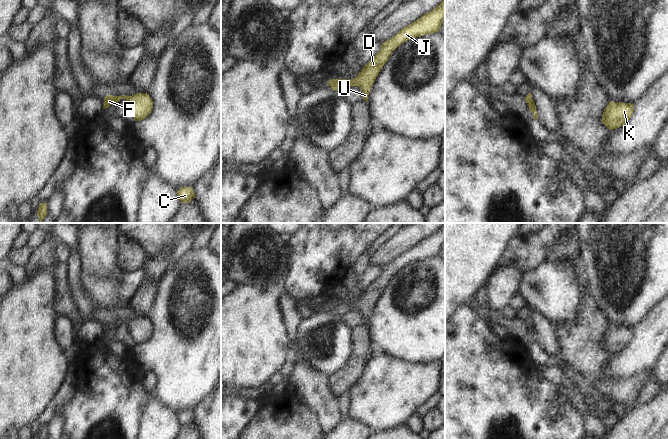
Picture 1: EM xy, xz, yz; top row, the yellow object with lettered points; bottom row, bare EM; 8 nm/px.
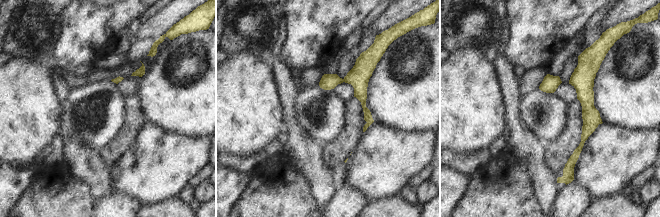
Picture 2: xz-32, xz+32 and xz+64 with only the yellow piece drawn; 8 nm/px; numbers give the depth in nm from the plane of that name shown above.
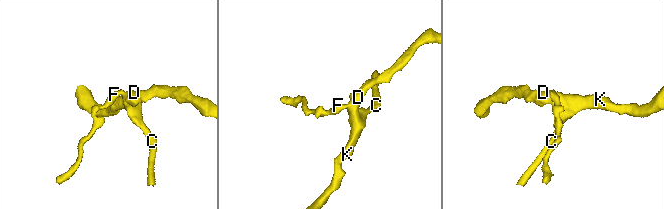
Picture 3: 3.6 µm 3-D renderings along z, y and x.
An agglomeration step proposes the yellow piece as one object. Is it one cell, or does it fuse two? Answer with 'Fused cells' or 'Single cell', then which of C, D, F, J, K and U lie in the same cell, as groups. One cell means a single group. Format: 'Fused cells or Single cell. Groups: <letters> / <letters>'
Single cell. Groups: C D F J K U.

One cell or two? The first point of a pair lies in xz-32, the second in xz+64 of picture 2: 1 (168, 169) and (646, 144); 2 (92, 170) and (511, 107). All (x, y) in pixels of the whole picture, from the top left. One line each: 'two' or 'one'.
1: one
2: one

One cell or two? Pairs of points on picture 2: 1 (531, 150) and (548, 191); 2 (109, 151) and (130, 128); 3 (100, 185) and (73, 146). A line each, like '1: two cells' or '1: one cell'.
1: one cell
2: one cell
3: one cell

